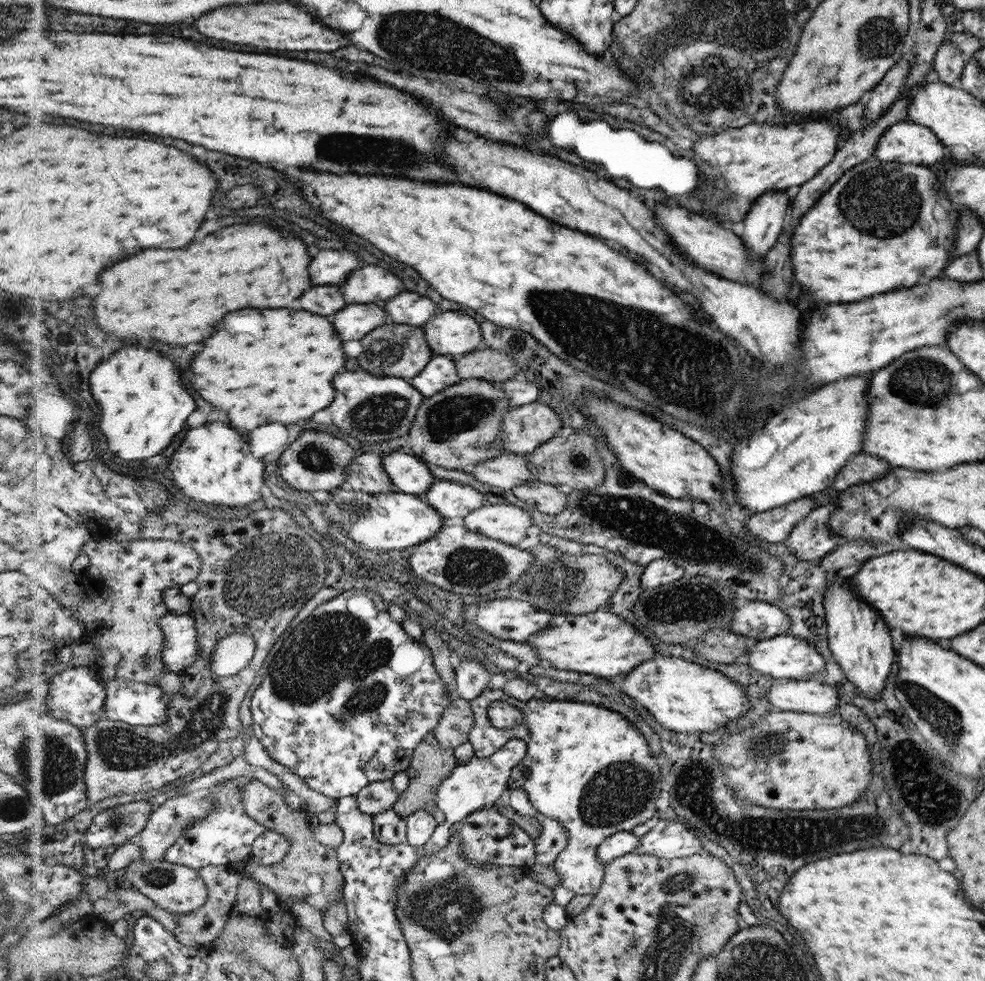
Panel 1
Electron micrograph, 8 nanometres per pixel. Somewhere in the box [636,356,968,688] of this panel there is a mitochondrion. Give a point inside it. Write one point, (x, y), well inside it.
(671, 607)

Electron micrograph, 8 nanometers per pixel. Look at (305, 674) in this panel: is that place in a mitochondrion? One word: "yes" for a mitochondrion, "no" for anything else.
yes

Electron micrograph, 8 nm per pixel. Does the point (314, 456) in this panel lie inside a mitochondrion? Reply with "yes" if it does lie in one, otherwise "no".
yes

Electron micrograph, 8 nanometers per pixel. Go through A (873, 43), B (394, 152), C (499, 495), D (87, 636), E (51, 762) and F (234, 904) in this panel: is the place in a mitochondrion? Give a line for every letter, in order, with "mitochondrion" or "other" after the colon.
A: mitochondrion
B: mitochondrion
C: other
D: other
E: mitochondrion
F: other

